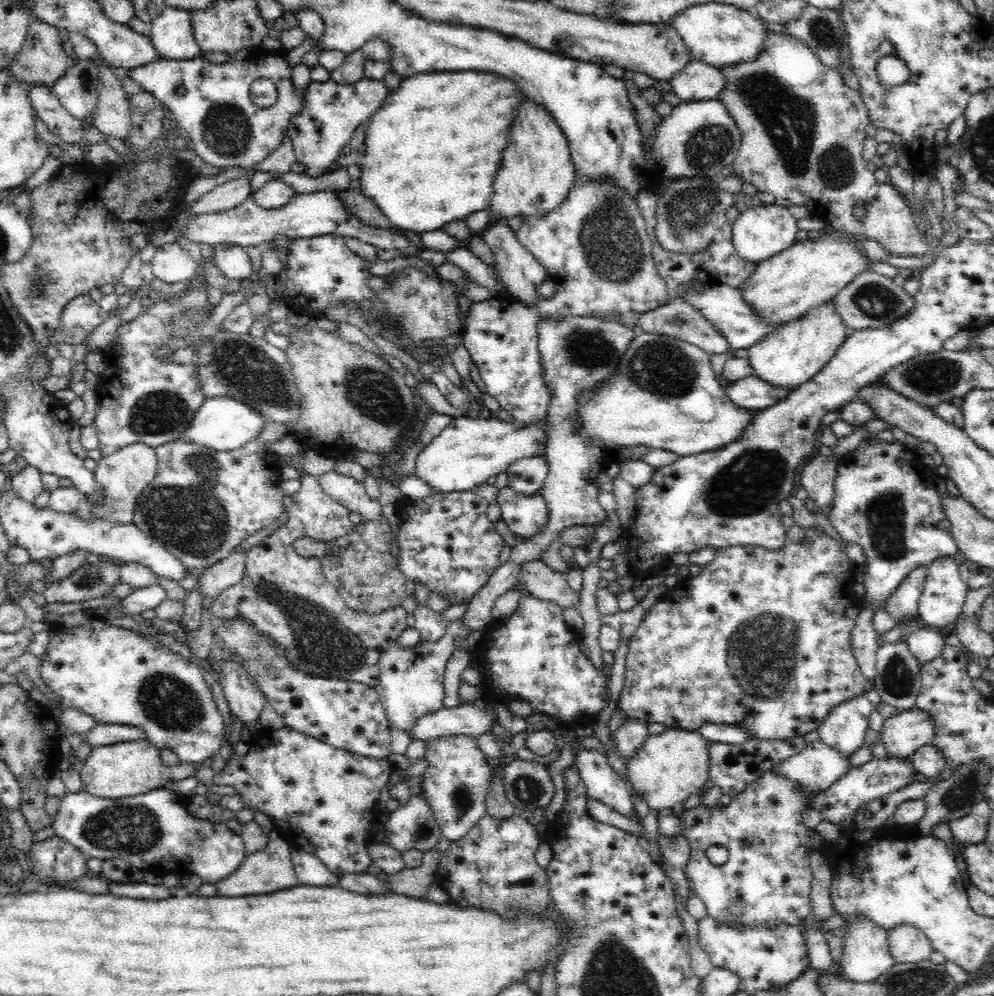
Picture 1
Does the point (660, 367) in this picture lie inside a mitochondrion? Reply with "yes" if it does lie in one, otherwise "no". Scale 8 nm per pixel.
yes

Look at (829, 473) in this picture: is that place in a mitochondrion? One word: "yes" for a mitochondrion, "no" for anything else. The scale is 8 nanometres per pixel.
no

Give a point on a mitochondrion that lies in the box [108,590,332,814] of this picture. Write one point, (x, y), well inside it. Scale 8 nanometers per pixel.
(173, 704)

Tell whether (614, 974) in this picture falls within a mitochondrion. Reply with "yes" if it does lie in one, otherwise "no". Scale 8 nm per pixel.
yes

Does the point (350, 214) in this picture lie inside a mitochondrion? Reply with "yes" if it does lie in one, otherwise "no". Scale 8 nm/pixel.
no

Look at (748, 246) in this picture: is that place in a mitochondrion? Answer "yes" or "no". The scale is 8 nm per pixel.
no

